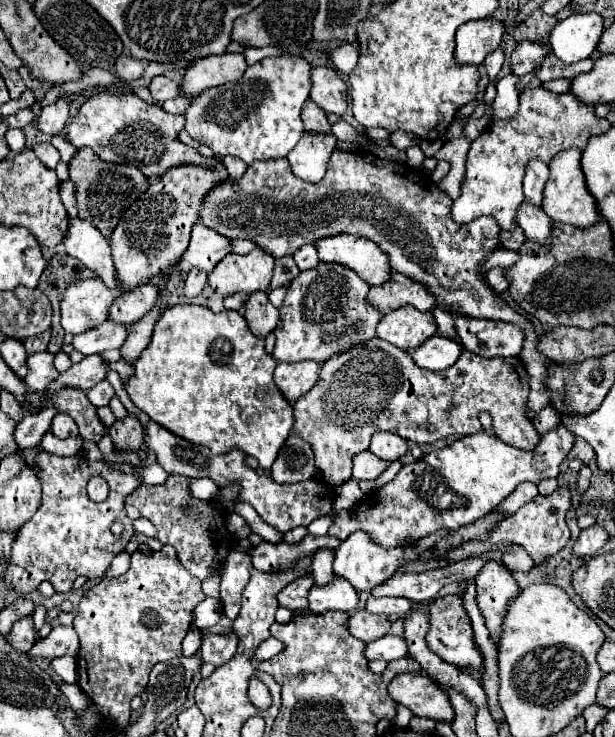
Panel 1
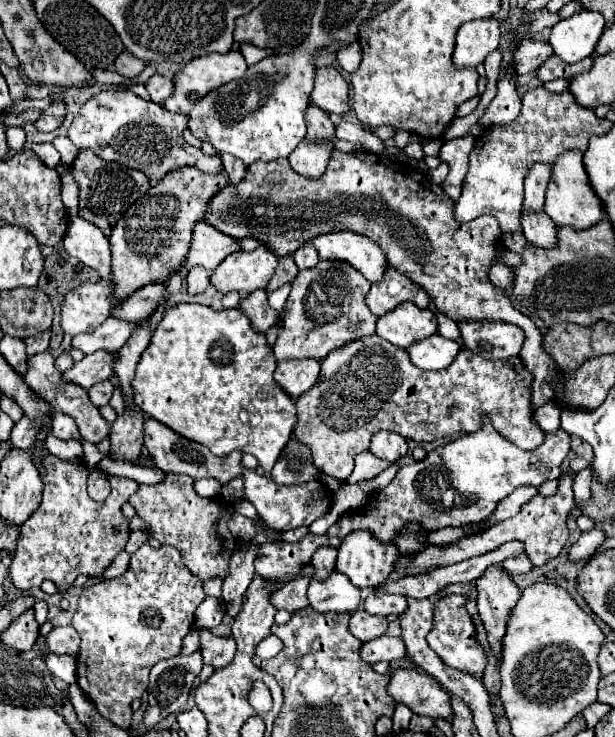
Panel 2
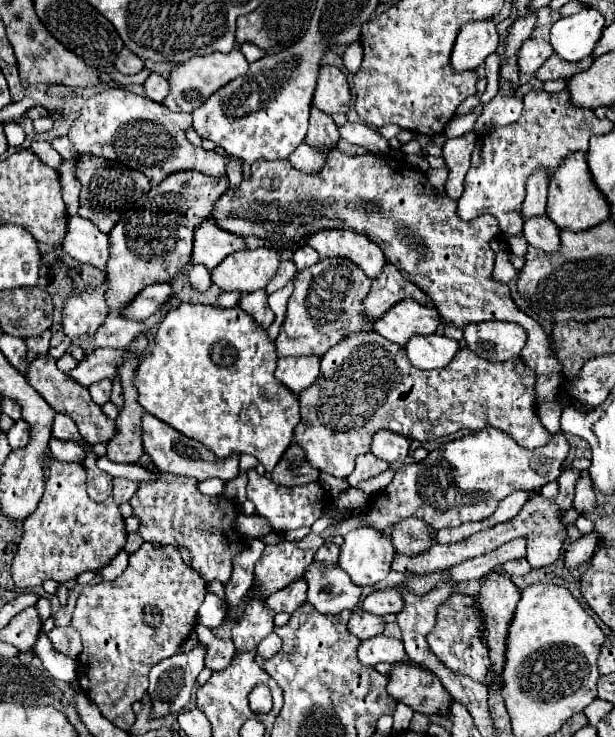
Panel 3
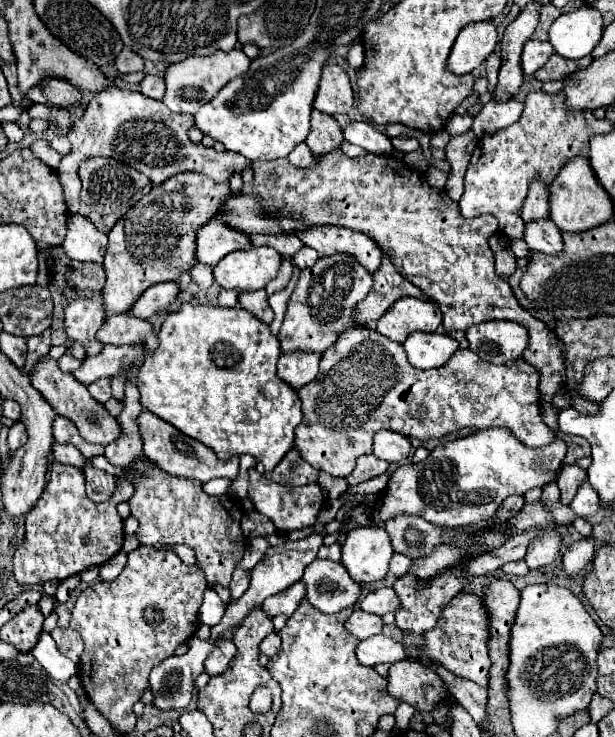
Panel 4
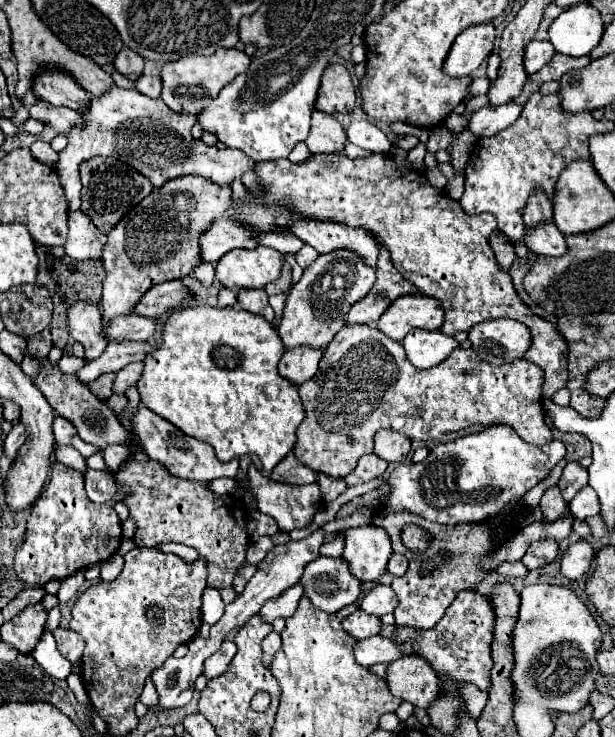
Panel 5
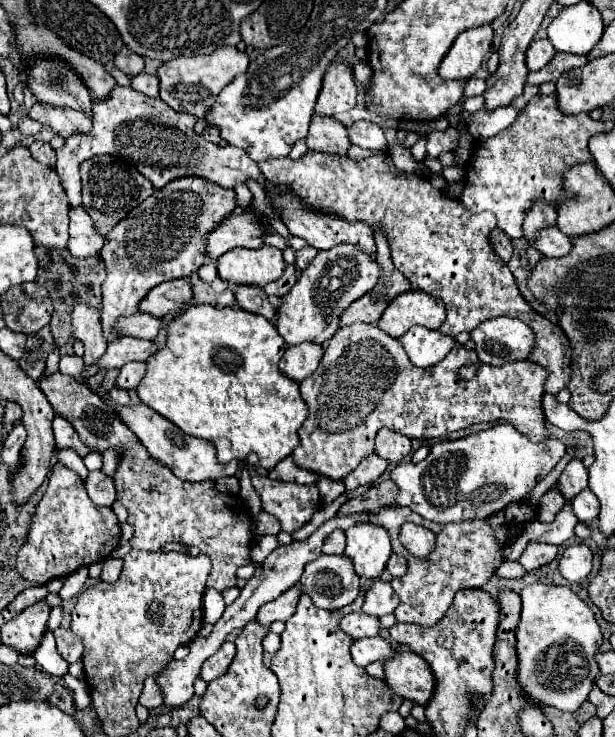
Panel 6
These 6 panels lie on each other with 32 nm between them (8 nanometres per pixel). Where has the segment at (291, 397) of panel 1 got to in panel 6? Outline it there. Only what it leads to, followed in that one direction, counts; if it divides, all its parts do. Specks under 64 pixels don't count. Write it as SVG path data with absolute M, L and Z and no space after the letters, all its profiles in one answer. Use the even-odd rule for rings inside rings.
M304 342L298 346L290 346L286 348L282 360L280 360L280 372L288 378L292 378L294 382L300 382L304 378L308 378L312 372L316 372L318 362L322 358L324 348L312 342Z

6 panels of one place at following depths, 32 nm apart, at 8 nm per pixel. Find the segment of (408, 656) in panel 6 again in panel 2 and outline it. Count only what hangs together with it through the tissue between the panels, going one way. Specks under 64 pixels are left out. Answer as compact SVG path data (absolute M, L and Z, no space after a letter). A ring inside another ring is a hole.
M396 670L388 684L388 694L408 706L414 714L430 718L452 718L450 694L436 678L420 670Z

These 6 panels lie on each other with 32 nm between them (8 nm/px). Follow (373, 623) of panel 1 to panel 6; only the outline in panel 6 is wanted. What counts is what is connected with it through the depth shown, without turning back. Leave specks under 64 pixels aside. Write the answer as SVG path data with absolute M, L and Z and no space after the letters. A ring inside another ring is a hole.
M352 612L342 618L340 628L344 628L346 634L350 634L354 640L358 640L358 638L366 638L366 636L378 636L380 620L376 616L364 614L364 612Z

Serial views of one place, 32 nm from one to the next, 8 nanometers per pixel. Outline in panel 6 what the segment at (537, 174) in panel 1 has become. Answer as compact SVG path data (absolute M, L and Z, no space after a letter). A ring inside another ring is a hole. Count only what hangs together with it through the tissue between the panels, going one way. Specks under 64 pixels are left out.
M534 200L532 208L528 210L528 216L524 218L524 238L532 240L538 234L538 230L554 224L556 224L556 208L546 200Z

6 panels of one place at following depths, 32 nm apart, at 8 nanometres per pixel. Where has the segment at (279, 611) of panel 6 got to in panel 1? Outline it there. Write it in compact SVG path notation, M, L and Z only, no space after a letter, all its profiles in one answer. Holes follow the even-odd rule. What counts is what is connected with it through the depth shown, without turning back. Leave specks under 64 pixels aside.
M310 574L294 580L292 584L288 584L280 594L278 594L278 604L280 606L286 606L290 608L292 612L298 612L298 610L304 610L308 606L308 588L312 588L314 580Z

